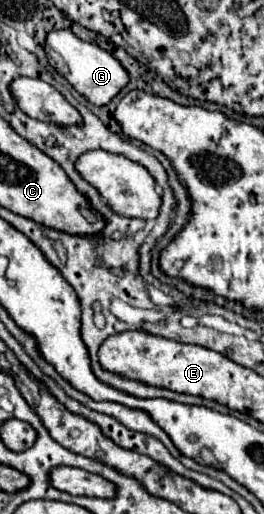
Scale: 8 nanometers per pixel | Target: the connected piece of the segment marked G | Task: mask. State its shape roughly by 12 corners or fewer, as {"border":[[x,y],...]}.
{"border":[[52,30],[50,66],[88,102],[108,104],[128,72],[72,30]]}

